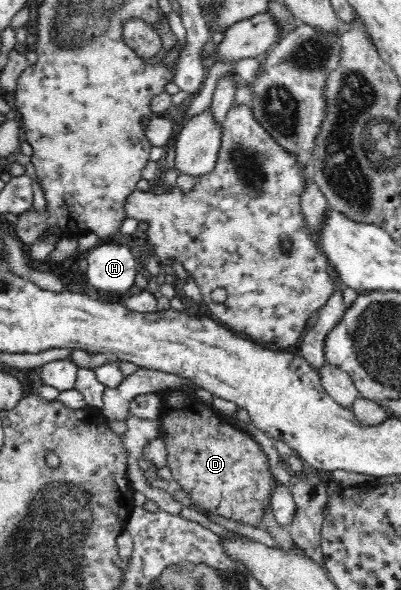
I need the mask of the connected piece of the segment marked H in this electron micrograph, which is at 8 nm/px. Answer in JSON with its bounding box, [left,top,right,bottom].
[84,242,136,297]

